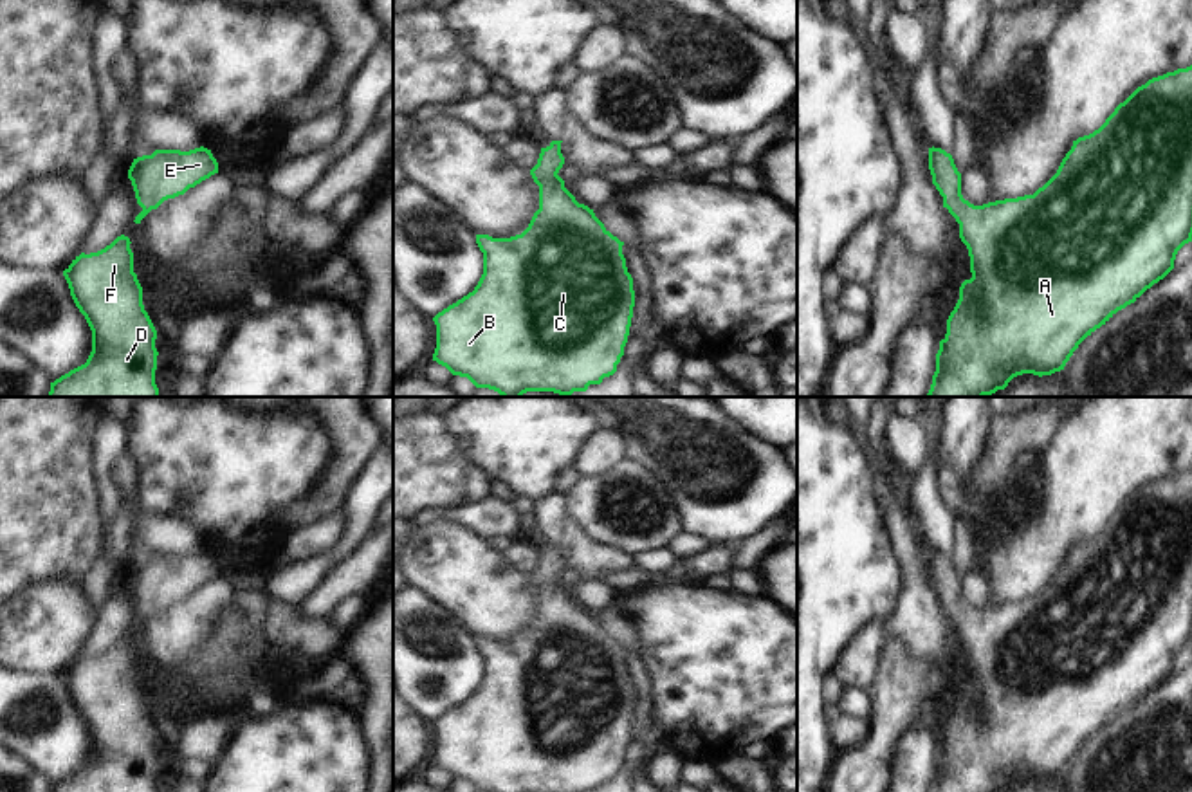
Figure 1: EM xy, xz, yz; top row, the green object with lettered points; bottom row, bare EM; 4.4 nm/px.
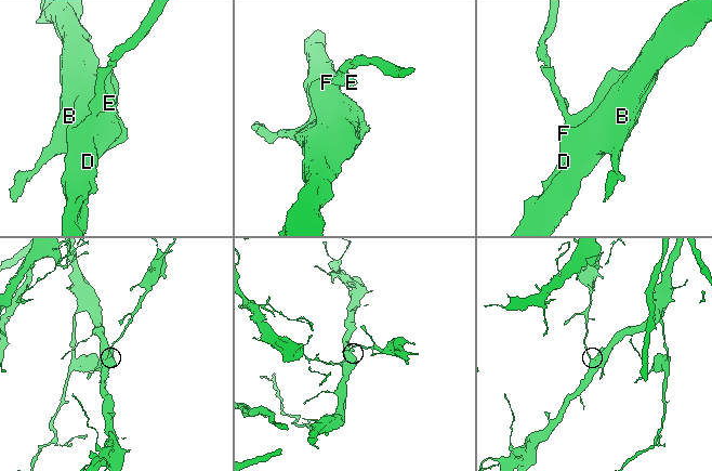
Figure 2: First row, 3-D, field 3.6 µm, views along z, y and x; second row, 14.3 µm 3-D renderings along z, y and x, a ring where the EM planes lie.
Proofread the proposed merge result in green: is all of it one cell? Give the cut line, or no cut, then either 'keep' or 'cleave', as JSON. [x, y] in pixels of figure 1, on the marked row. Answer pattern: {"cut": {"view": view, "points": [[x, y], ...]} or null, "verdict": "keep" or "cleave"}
{"cut": null, "verdict": "keep"}

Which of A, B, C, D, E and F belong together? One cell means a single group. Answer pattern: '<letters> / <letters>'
A B C D E F

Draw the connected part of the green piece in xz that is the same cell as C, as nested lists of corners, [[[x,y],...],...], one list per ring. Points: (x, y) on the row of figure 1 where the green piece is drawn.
[[[561,143],[541,148],[530,170],[539,186],[539,209],[528,227],[510,238],[476,235],[483,253],[478,285],[433,318],[433,361],[501,397],[586,391],[617,372],[629,336],[635,290],[622,254],[624,242],[564,188],[557,175],[564,164]]]

